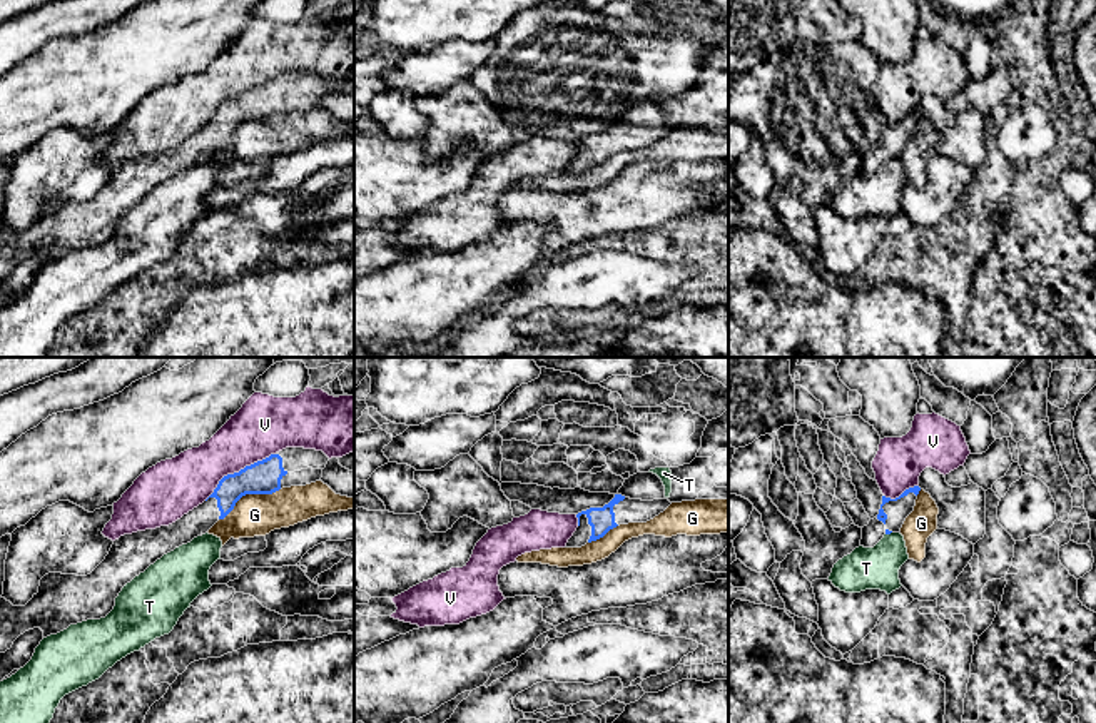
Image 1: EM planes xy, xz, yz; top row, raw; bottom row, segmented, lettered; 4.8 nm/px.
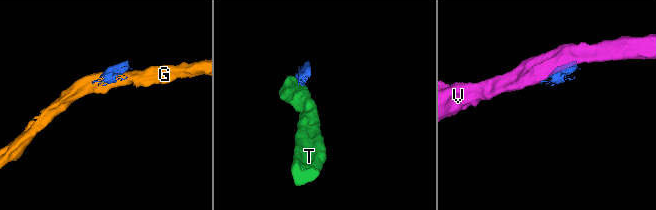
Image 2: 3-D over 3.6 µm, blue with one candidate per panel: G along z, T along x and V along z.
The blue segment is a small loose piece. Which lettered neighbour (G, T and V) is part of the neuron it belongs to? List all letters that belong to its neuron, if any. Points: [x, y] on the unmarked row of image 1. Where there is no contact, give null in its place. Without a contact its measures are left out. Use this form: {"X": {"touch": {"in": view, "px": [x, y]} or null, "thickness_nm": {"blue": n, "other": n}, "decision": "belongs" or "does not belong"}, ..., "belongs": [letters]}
{"G": {"touch": {"in": "xy", "px": [248, 119]}, "thickness_nm": {"blue": 160, "other": 200}, "decision": "does not belong"}, "T": {"touch": {"in": "yz", "px": [887, 159]}, "thickness_nm": {"blue": 20, "other": 200}, "decision": "does not belong"}, "V": {"touch": {"in": "xy", "px": [239, 97]}, "thickness_nm": {"blue": 160, "other": 280}, "decision": "does not belong"}, "belongs": []}

